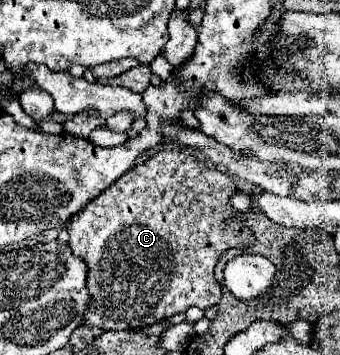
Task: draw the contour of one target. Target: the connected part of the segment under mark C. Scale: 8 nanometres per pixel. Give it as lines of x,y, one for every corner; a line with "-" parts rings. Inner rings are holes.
160,151
152,157
148,157
146,161
138,163
136,167
132,167
128,173
124,173
112,187
108,187
106,191
102,191
102,195
98,195
96,199
88,201
86,207
82,211
78,211
76,215
72,215
70,219
70,225
68,225
68,231
70,231
70,247
72,247
72,253
82,257
88,265
88,291
90,291
90,307
84,315
84,323
90,325
92,329
102,329
102,331
120,331
120,329
140,329
140,327
146,327
146,325
154,325
166,317
172,317
176,313
184,313
188,307
192,305
198,305
200,309
208,309
212,305
216,305
220,301
220,285
214,277
214,265
218,261
218,257
226,251
226,249
248,249
252,243
254,243
254,233
244,225
244,217
242,213
236,213
234,207
230,205
230,199
234,193
238,193
240,189
236,187
236,181
220,171
218,167
214,165
208,165
206,161
200,161
196,159
194,155
186,153
186,151
-
230,219
236,219
238,221
238,231
228,231
226,229
226,223

